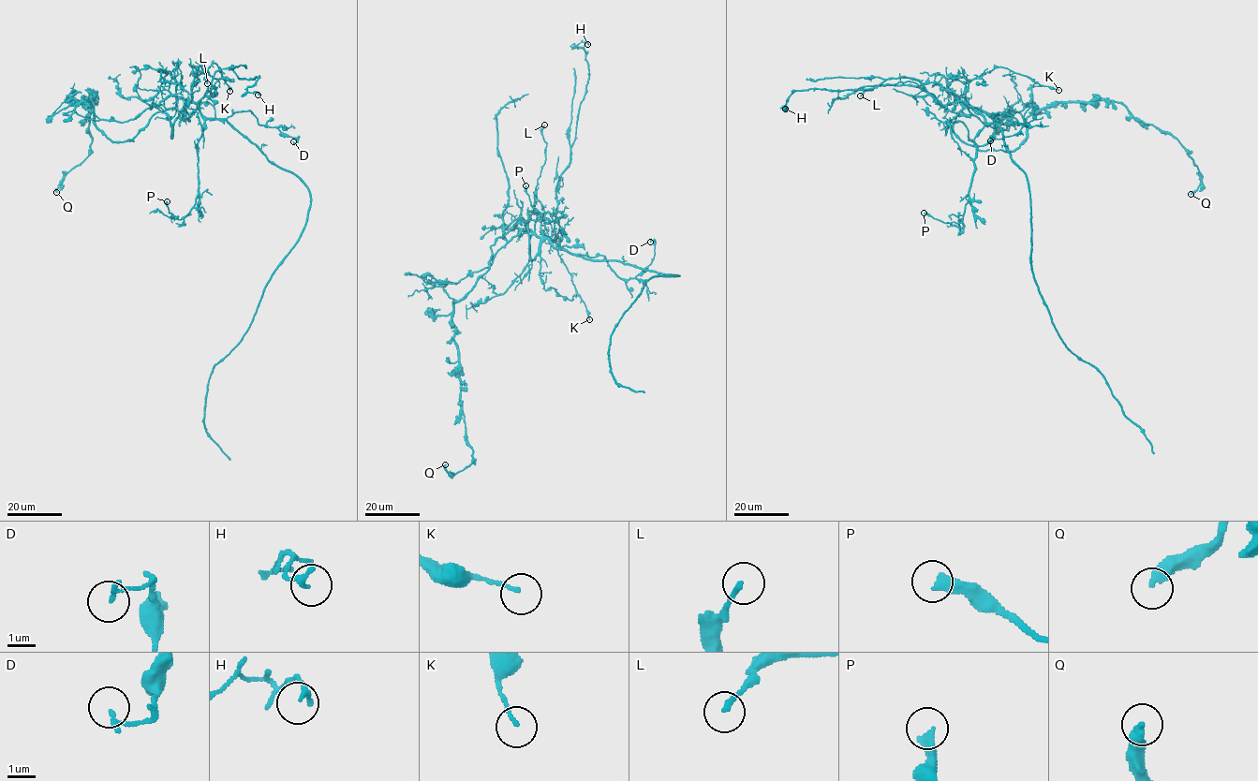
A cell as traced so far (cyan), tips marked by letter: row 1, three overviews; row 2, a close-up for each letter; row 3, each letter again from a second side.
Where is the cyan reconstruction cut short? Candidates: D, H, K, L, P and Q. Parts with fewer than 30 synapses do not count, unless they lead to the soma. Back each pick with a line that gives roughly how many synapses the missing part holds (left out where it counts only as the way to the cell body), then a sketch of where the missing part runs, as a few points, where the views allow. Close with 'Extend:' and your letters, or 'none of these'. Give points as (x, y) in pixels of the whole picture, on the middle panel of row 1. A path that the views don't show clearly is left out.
Extend: none of these

